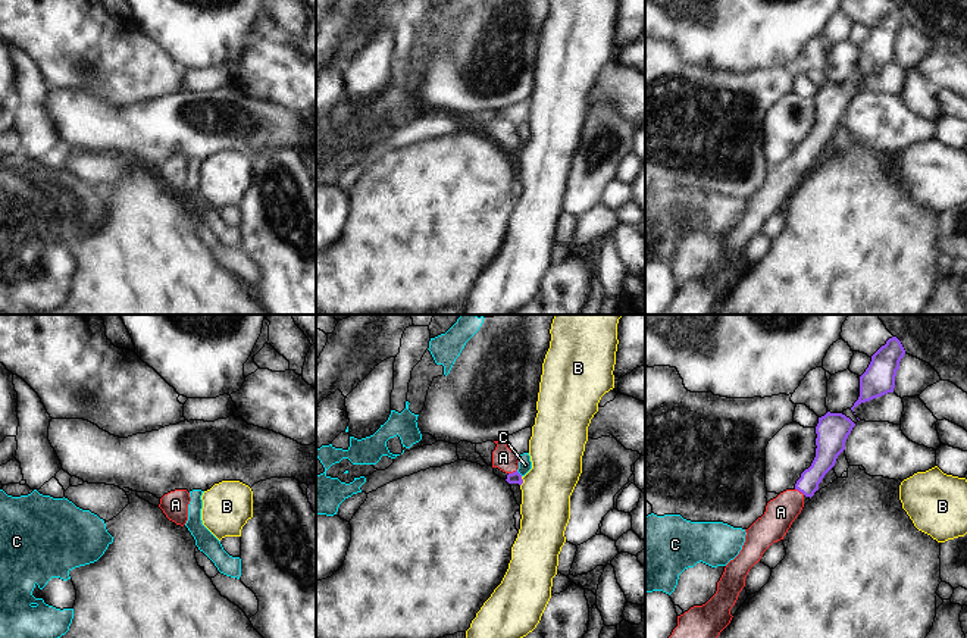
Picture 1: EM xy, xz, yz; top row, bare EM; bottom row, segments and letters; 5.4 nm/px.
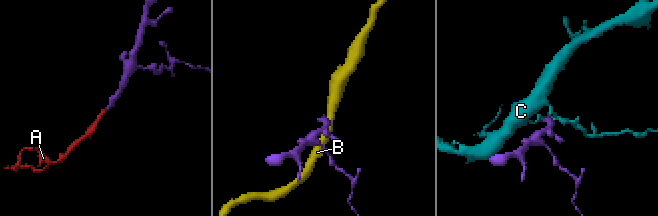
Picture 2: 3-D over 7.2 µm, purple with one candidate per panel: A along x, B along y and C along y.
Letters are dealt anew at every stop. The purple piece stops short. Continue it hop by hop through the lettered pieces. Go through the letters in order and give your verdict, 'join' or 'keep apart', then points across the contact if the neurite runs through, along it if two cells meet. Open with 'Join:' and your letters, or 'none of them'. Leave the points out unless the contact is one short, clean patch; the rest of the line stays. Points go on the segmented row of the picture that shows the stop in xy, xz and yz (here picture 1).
Join: A
A: join; runs through yz (826, 454), (822, 465), (800, 491), (781, 512)
B: keep apart; border along xz (522, 477), (520, 485)
C: keep apart; border along xz (516, 471), (522, 475)

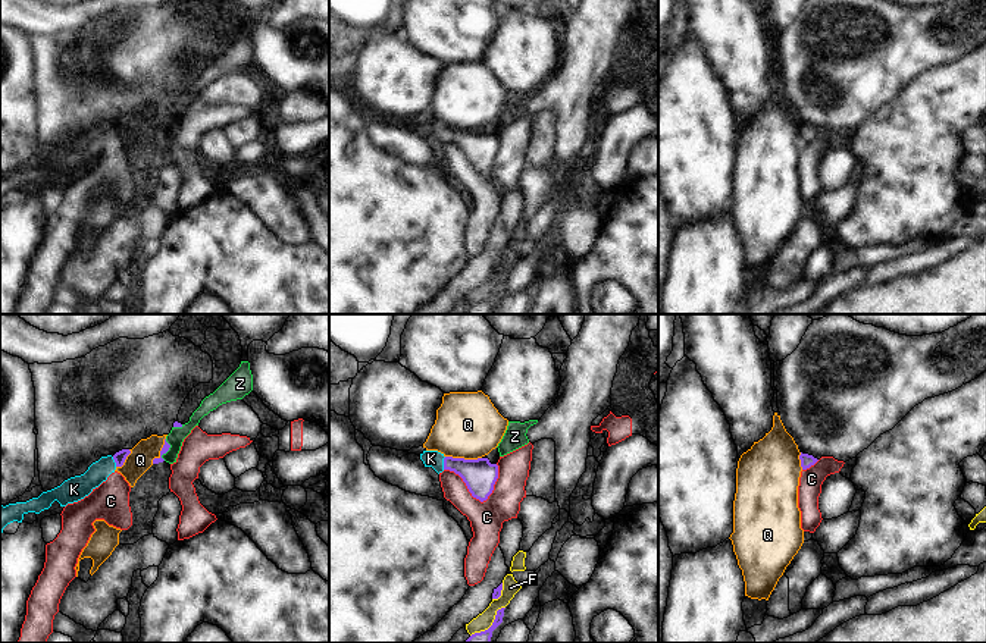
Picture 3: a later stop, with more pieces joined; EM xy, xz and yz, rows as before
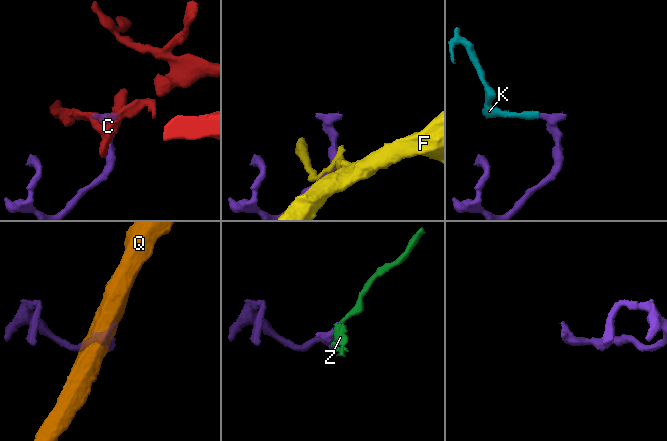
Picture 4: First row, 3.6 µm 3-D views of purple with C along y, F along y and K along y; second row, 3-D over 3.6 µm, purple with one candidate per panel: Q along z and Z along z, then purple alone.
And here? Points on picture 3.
Join: K, Z
C: keep apart
F: keep apart
K: join; runs through xz (479, 474), (460, 466), (444, 463), (431, 458)
Q: keep apart; border along xz (445, 455), (481, 458)
Z: join; runs through xy (166, 445), (168, 449), (175, 438)

